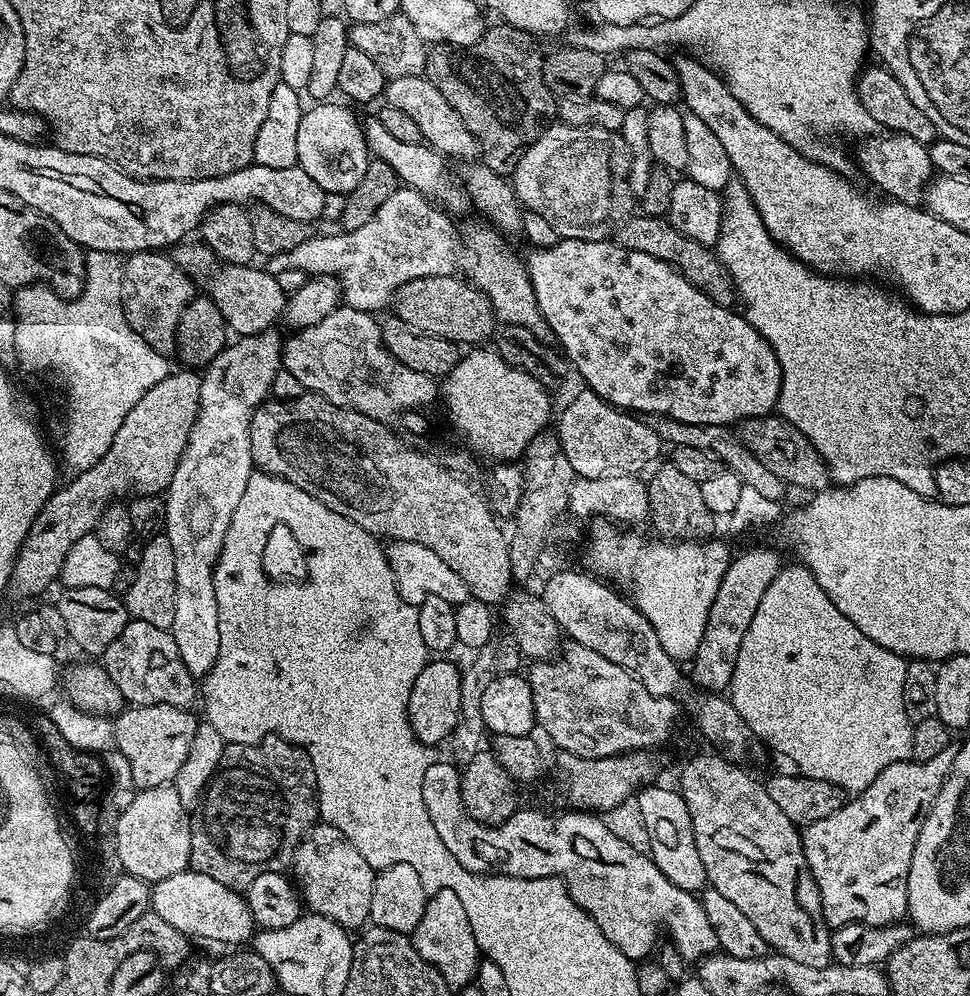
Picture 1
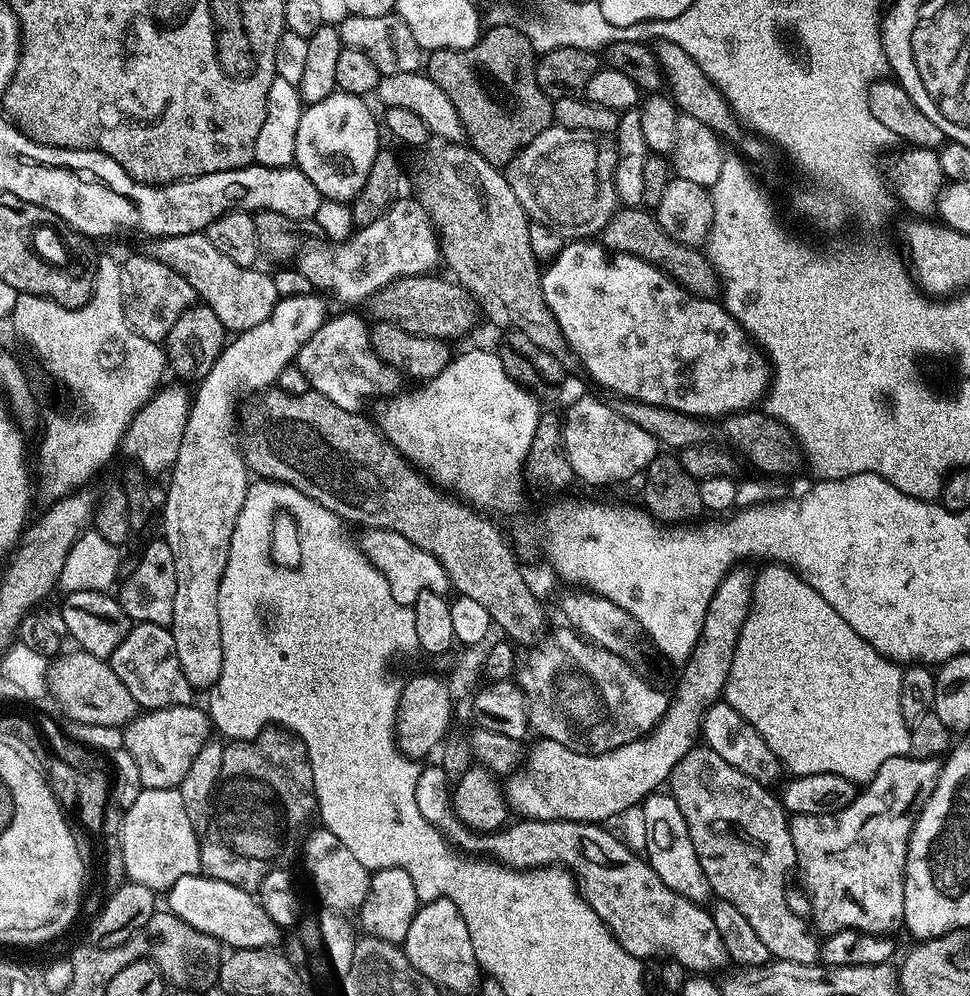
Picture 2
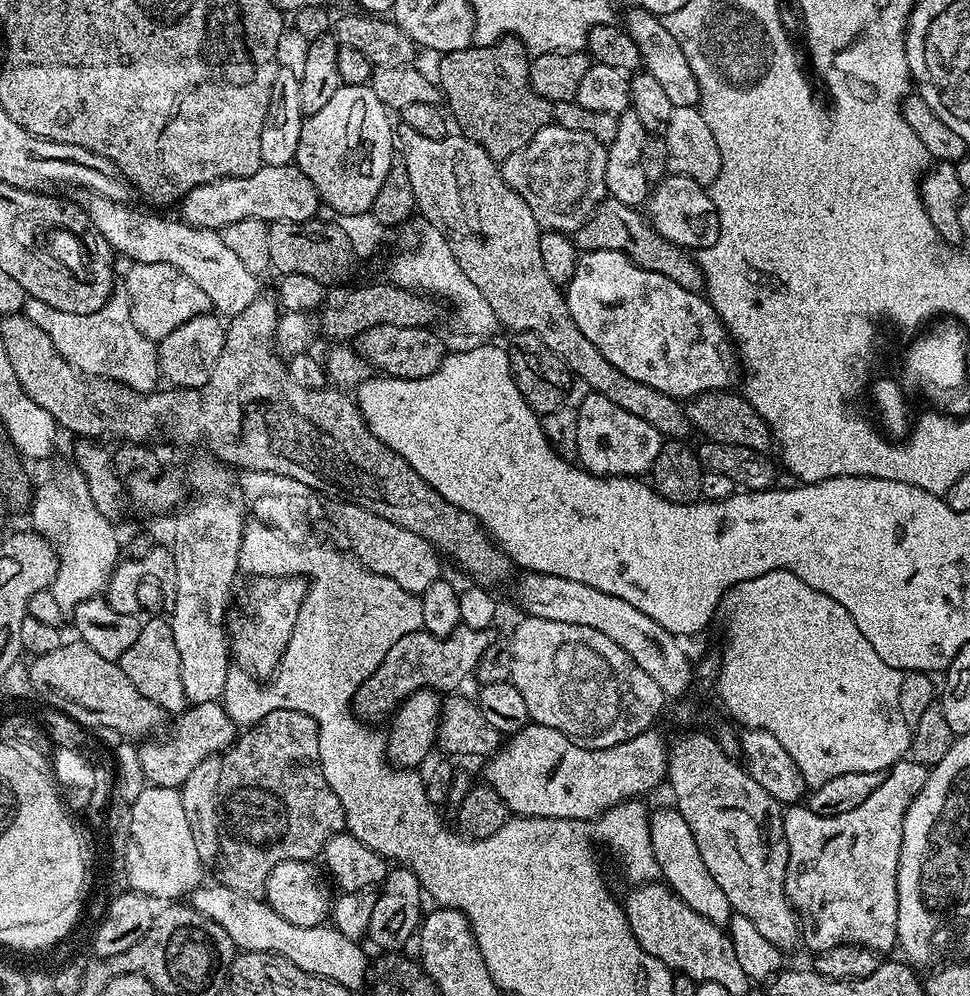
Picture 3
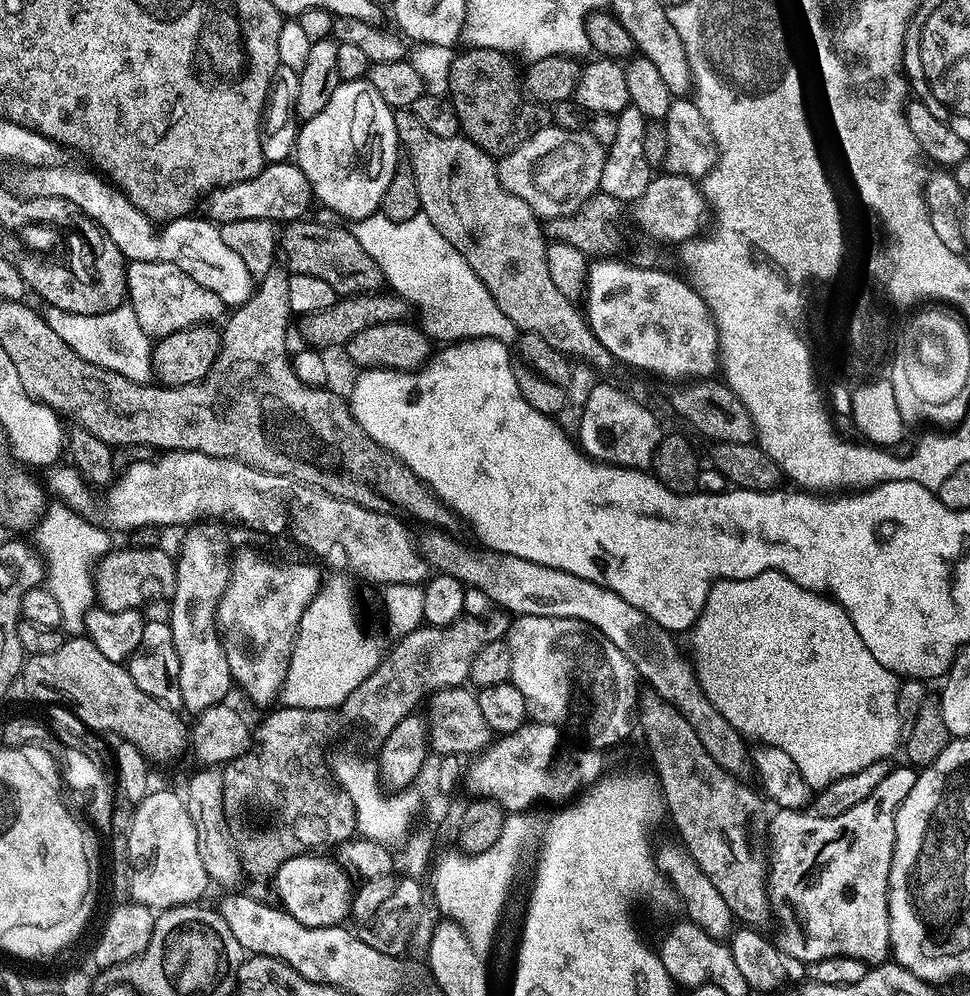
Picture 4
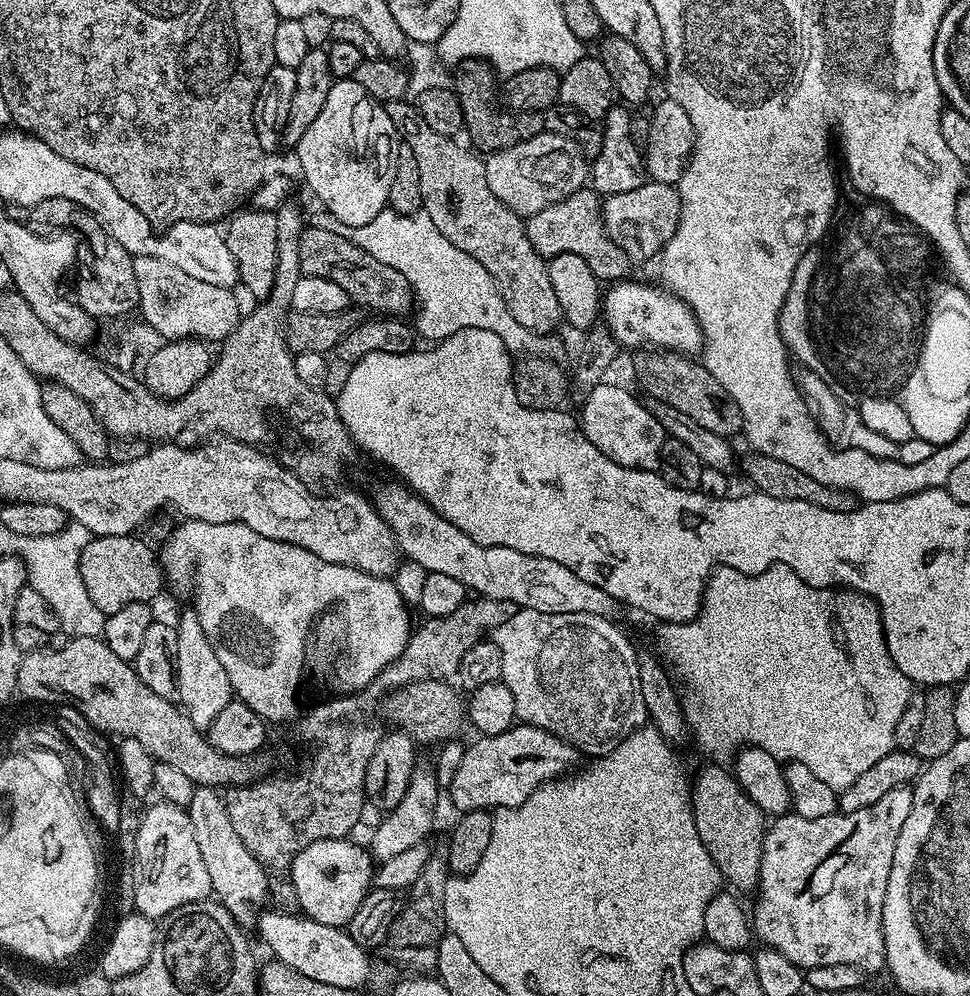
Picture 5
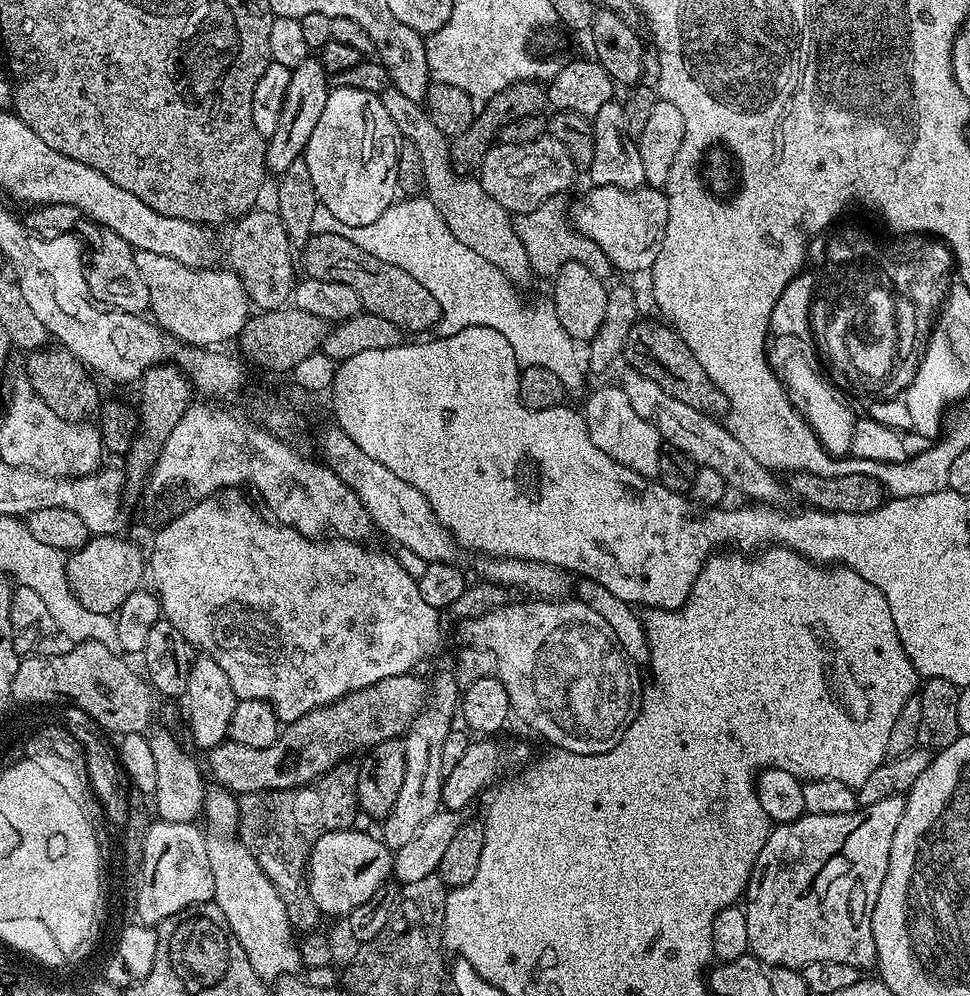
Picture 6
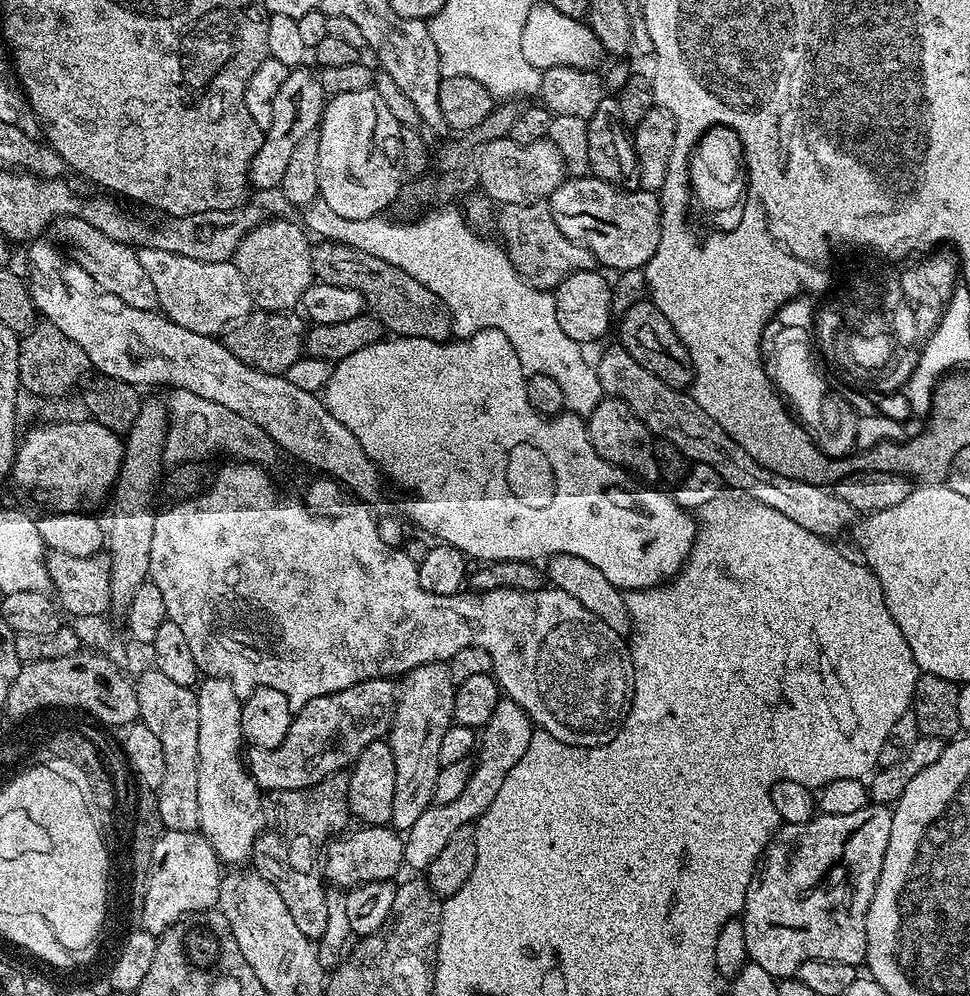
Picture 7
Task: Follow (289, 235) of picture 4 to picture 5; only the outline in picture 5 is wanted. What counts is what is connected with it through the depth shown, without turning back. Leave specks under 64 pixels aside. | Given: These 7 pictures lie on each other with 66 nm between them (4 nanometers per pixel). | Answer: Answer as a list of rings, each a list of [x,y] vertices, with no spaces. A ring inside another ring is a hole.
[[[315,226],[305,227],[298,242],[298,262],[301,273],[314,278],[326,278],[335,285],[346,290],[353,305],[379,314],[384,318],[404,318],[407,312],[414,308],[412,288],[402,278],[394,266],[386,266],[374,258],[374,254],[366,254],[354,240],[342,234],[334,234],[334,230],[322,230]],[[412,308],[412,309],[411,309]]]

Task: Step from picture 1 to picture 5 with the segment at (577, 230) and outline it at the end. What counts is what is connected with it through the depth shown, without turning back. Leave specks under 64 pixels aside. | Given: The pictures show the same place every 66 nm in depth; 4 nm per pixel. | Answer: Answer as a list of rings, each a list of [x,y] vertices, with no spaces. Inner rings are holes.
[[[546,131],[526,142],[518,142],[518,146],[487,153],[484,165],[490,194],[522,218],[570,198],[570,194],[585,187],[590,176],[590,160],[584,151],[573,140]]]

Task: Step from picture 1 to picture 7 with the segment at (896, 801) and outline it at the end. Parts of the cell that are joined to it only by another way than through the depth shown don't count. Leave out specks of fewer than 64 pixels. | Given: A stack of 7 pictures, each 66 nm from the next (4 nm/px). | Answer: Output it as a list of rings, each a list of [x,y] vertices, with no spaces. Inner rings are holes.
[[[871,802],[864,809],[855,811],[854,814],[838,814],[837,816],[816,814],[811,820],[801,824],[784,824],[772,837],[768,849],[764,851],[762,863],[759,865],[756,875],[752,877],[746,894],[742,919],[749,961],[762,966],[762,970],[766,970],[766,974],[777,978],[795,977],[802,962],[811,960],[833,960],[857,966],[863,965],[866,961],[866,914],[870,910],[870,898],[874,898],[874,886],[878,882],[878,874],[882,870],[882,858],[886,858],[886,842],[890,842],[891,825],[892,808]]]

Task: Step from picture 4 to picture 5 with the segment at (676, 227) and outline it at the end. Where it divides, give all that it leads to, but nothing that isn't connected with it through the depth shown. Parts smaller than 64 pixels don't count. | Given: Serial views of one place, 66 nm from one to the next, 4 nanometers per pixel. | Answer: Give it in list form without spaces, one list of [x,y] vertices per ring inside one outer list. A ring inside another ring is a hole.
[[[645,182],[638,186],[638,190],[626,190],[626,194],[607,197],[602,204],[602,219],[609,238],[627,259],[629,256],[632,260],[659,257],[678,226],[679,217],[680,195],[670,184]]]

